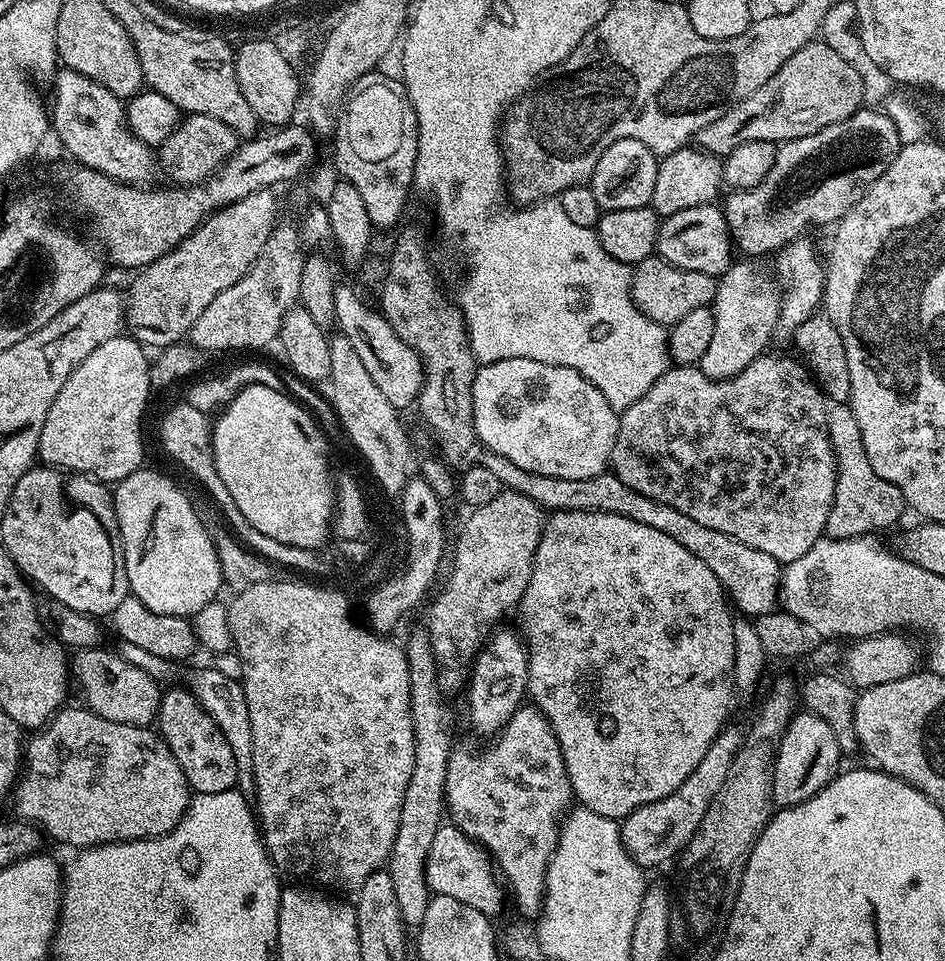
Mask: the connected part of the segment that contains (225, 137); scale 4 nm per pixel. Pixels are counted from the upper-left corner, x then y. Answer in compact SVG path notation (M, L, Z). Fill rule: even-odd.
M206 114L187 115L158 148L158 164L176 186L203 184L205 180L216 175L236 149L242 143L241 137L226 122L218 122L218 118L210 118Z

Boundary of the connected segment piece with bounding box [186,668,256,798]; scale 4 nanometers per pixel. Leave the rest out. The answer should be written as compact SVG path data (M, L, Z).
M200 668L191 672L186 686L196 701L214 719L226 742L229 742L236 768L235 785L244 796L250 798L256 791L253 776L253 735L250 727L250 712L246 705L243 683L237 677L234 678L216 668Z

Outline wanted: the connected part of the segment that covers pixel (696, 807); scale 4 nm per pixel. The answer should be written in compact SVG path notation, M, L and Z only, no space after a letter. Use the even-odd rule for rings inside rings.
M725 726L710 742L710 750L706 750L706 758L698 762L694 774L674 790L672 796L658 798L658 802L650 802L646 806L638 806L620 824L620 837L634 862L645 870L656 868L659 864L675 861L684 847L694 838L702 818L706 818L706 810L710 810L710 802L714 802L714 794L718 794L718 786L726 782L726 774L738 754L744 741L741 729Z

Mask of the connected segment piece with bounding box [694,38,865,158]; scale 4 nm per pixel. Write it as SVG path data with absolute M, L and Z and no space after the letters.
M811 40L798 54L790 54L782 66L754 94L742 98L722 118L702 126L694 137L695 147L712 156L729 156L742 142L770 142L779 145L785 140L806 138L850 118L860 111L864 100L864 80L853 61L835 56L824 41Z

